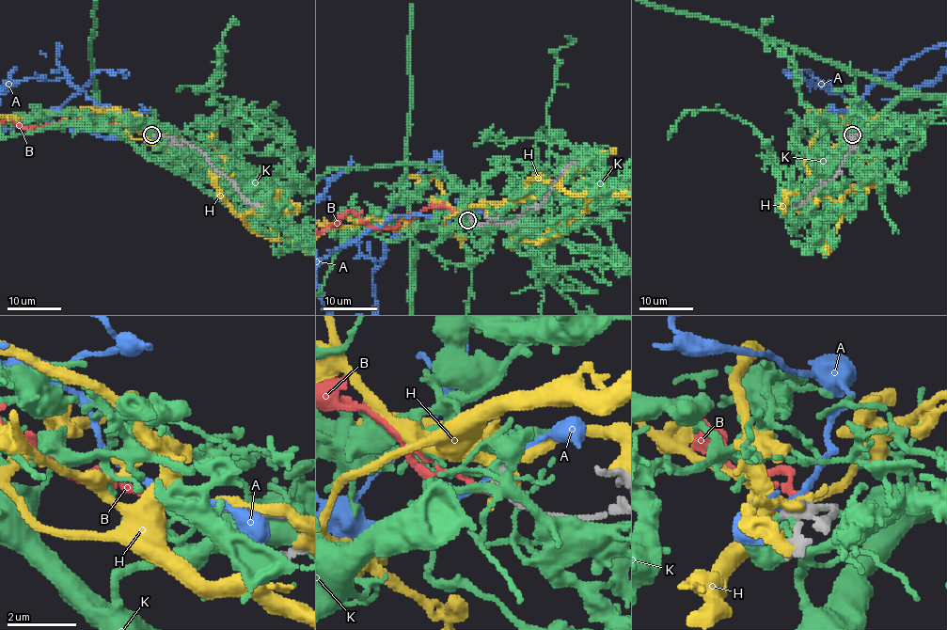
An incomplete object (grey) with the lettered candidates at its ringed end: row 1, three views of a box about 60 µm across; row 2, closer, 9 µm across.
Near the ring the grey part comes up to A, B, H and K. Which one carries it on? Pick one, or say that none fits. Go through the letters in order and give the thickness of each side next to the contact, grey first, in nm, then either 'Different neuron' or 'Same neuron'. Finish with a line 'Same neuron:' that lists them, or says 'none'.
A: Thickness 400 nm (grey) against 220 nm. Different neuron
B: Thickness 360 nm (grey) against 180 nm. Same neuron
H: Thickness 400 nm (grey) against 240 nm. Different neuron
K: Thickness 400 nm (grey) against 170 nm. Different neuron
Same neuron: B

